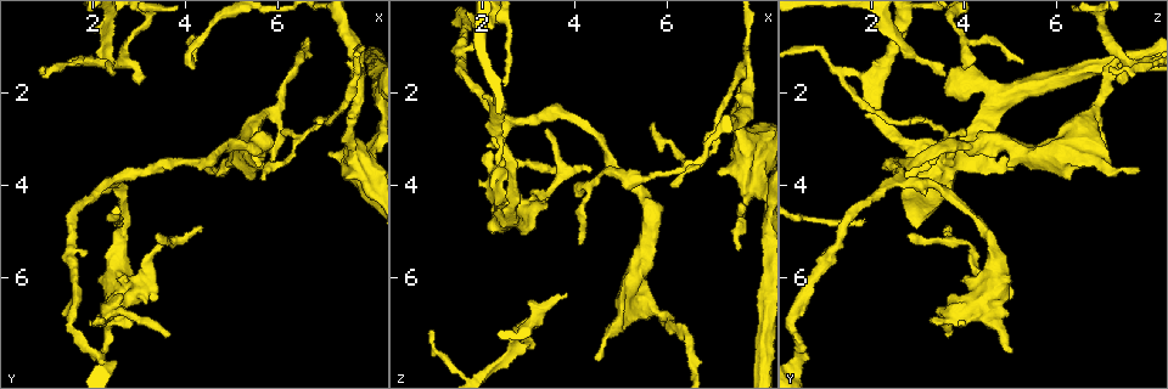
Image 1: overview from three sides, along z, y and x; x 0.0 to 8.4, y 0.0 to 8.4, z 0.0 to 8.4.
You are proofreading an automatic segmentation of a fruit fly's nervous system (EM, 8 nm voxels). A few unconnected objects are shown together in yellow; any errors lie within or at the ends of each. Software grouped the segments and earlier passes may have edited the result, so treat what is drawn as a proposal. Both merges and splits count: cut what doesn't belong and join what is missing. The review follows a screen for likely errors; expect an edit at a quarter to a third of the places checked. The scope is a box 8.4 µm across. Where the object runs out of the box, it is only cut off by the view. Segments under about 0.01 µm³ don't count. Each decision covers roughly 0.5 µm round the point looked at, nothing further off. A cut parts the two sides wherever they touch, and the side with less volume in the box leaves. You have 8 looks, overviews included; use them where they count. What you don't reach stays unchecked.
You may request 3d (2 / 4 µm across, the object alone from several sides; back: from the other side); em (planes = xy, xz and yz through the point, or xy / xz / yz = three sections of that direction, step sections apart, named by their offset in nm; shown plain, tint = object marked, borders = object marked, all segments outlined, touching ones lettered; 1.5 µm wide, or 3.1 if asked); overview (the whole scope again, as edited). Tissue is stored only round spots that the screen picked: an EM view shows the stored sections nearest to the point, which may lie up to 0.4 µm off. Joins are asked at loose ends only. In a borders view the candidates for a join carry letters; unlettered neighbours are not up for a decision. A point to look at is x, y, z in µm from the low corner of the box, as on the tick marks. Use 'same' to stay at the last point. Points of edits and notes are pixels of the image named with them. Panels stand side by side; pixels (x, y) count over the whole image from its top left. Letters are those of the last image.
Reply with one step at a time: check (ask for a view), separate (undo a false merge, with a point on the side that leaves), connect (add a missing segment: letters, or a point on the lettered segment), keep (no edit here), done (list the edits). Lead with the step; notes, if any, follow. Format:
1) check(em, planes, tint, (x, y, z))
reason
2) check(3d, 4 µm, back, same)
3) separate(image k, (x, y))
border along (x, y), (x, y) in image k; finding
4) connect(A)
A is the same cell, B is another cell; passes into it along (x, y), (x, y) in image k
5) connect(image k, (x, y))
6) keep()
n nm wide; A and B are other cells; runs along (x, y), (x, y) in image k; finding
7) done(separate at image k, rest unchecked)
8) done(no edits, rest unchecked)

check(3d, 4 µm, (6.55, 3.05, 3.60))
abrupt turn

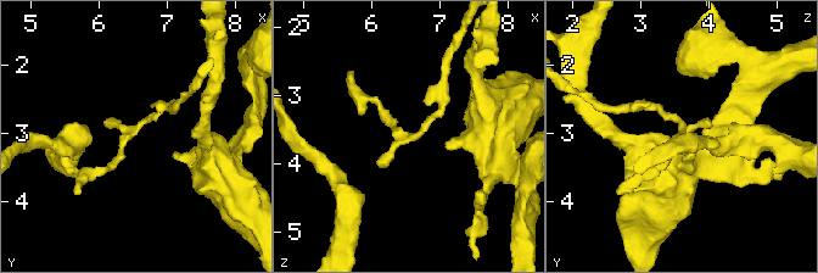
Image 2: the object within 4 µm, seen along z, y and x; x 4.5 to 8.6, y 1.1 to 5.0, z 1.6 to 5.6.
check(em, xy, step 8, tint, (6.50, 3.00, 3.60))
shape alone is not enough

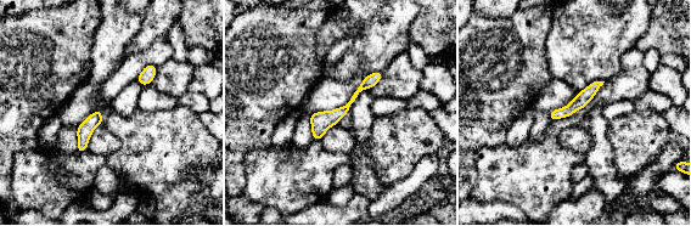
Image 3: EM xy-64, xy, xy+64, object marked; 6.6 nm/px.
check(em, xy, step 8, borders, same)
see the neighbours

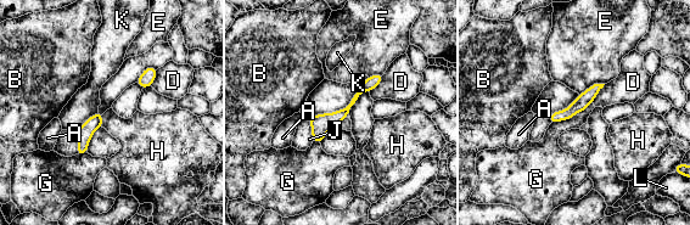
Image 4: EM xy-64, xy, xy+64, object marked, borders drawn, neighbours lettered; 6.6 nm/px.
keep()
G touches over 320 nm; A, B, D, E, G, H, J, K and L are other cells; runs along (379, 78), (365, 86), (315, 138) in image 4; one neuron here

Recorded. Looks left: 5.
check(3d, 2 µm, back, (7.70, 1.55, 1.50))
two arms in line, one across

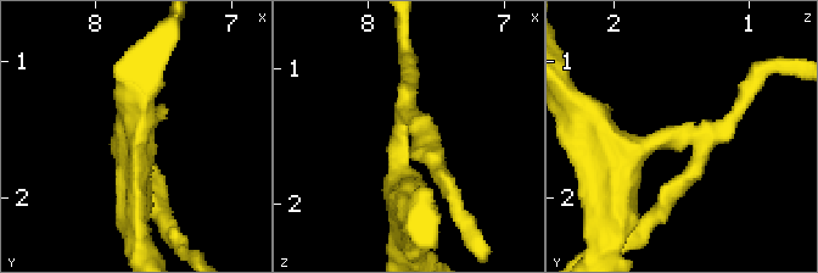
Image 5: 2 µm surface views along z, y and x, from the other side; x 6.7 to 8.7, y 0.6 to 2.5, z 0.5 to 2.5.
check(em, xy, step 4, tint, (7.74, 1.56, 1.50))
3 arms

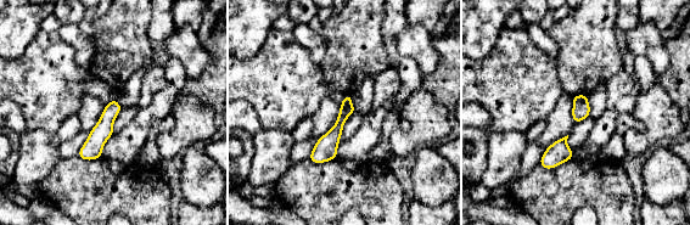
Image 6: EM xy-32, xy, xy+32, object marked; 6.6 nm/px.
check(em, yz, step 4, borders, same)

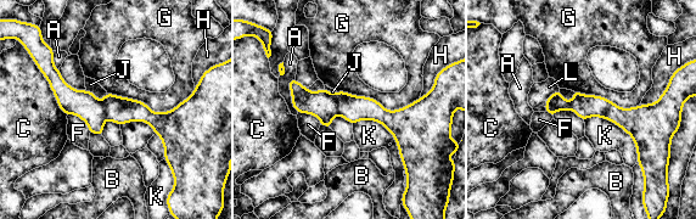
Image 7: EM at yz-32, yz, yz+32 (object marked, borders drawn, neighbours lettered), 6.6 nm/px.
separate(image 7, (85, 105))
A, B, C, F, G, H, J, K and L are other cells; the part that leaves runs along (55, 72), (56, 83), (99, 132) in image 7; two neurons meet here

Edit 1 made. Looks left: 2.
done(separate at image 7, rest unchecked)

